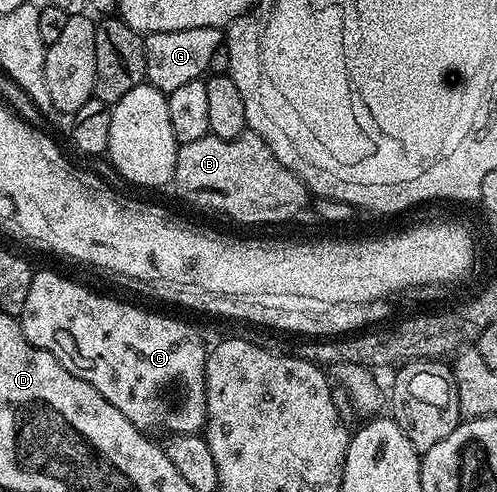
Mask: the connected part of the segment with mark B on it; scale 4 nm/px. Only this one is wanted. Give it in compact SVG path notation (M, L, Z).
M248 130L235 140L209 134L205 138L197 138L197 142L179 145L173 188L189 203L212 208L215 212L224 212L231 220L240 220L243 224L279 224L282 220L293 219L307 204L307 188L299 178L275 157L273 150L263 139Z

